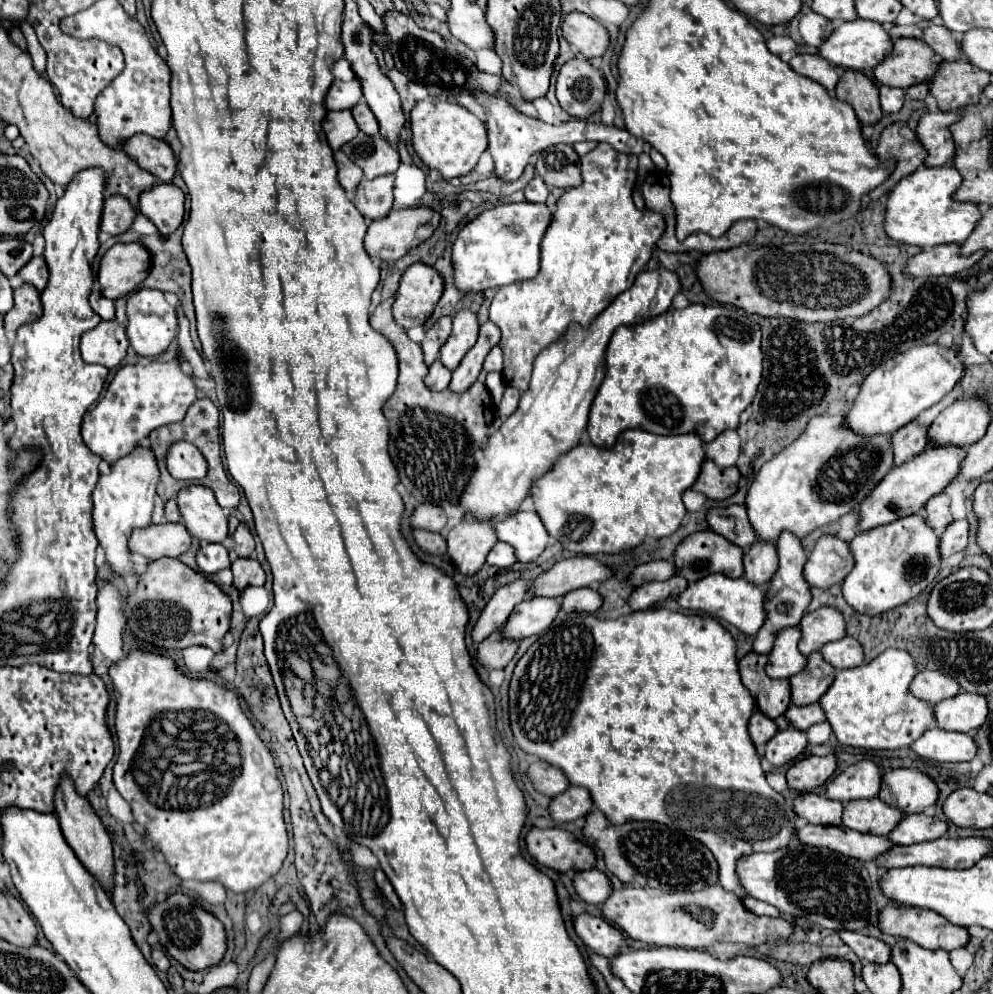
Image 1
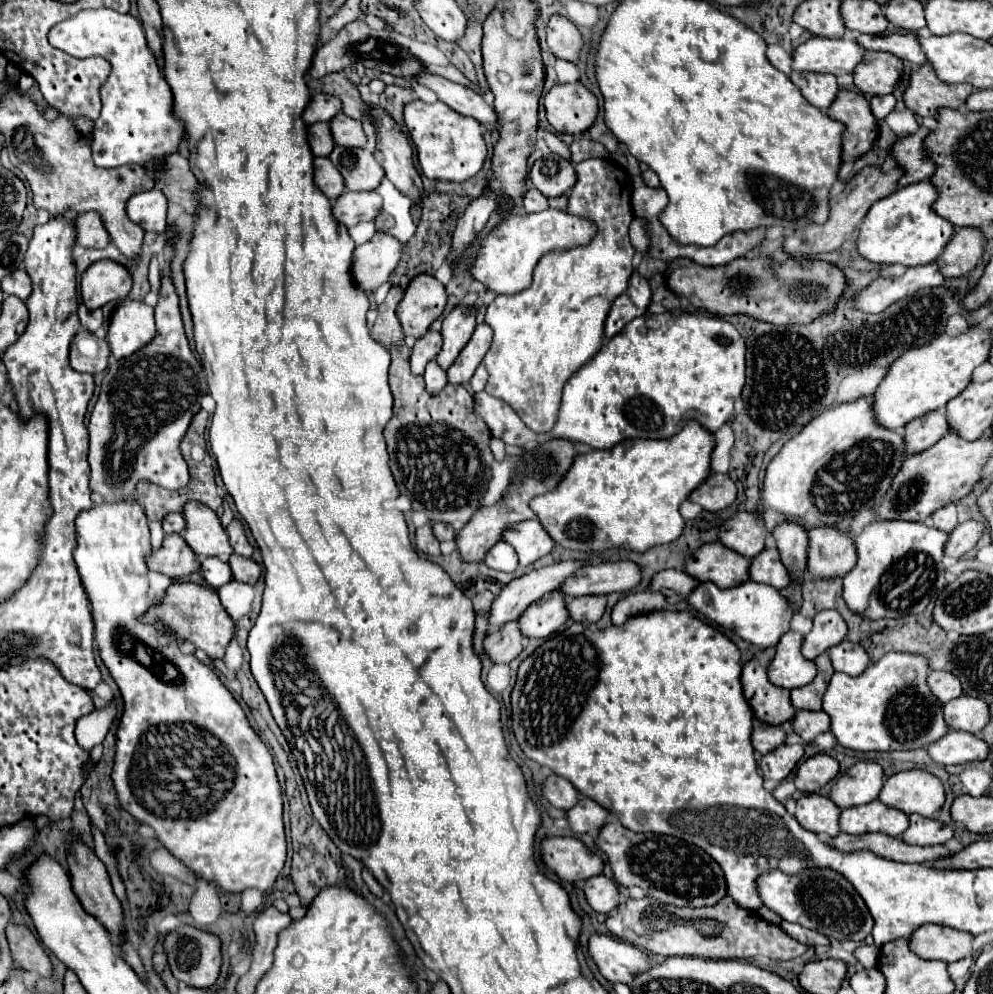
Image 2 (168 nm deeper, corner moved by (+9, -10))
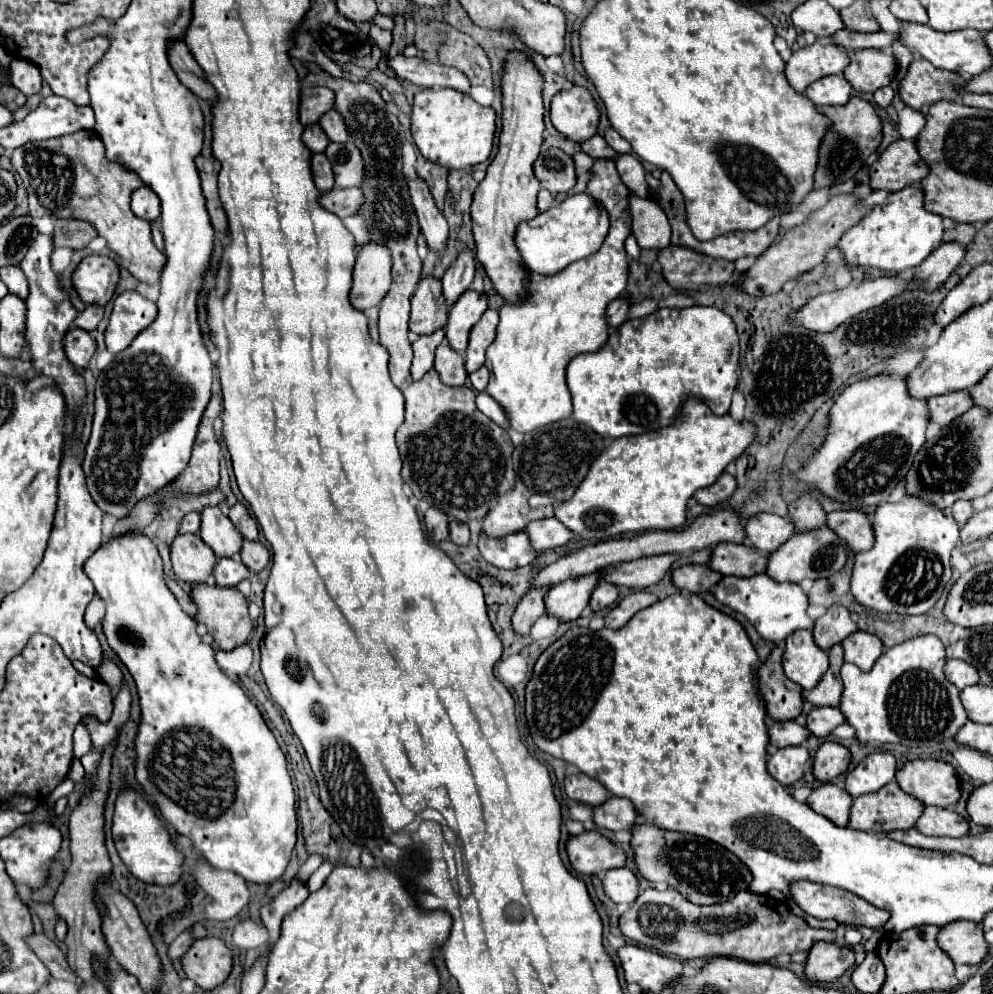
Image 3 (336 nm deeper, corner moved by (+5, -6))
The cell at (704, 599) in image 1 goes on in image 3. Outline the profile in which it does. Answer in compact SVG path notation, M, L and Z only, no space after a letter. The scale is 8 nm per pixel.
M766 573L754 577L724 577L712 593L716 599L730 609L746 615L746 619L756 627L756 631L770 641L784 641L790 633L798 629L812 629L814 621L808 617L808 597L798 583L778 583Z

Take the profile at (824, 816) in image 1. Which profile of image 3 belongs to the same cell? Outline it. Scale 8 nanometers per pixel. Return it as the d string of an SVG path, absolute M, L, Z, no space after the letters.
M824 783L818 789L812 791L812 795L806 801L816 813L828 817L838 827L848 827L850 807L852 807L852 795L834 783Z

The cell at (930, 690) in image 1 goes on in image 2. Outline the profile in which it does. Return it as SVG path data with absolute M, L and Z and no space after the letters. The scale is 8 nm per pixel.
M932 671L928 675L928 687L940 703L946 703L946 701L956 699L956 697L962 695L960 681L948 671Z

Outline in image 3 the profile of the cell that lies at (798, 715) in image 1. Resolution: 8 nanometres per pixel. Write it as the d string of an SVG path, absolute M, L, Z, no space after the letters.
M814 707L806 717L806 727L816 737L828 737L838 725L842 725L846 717L838 707Z

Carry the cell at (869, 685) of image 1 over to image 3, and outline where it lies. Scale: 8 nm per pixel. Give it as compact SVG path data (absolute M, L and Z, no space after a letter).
M920 635L900 645L894 645L892 649L880 655L872 671L868 673L860 671L852 663L844 663L840 673L844 681L840 711L846 715L846 721L856 729L856 737L862 743L868 743L868 741L900 743L906 747L916 747L916 745L930 747L930 745L954 739L954 735L962 729L968 717L960 701L960 691L942 675L944 663L946 663L944 643L936 635Z

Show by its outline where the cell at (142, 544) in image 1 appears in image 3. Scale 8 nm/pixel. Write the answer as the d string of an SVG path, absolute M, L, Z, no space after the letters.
M178 535L170 547L170 555L176 577L188 585L204 583L214 571L216 555L200 535Z

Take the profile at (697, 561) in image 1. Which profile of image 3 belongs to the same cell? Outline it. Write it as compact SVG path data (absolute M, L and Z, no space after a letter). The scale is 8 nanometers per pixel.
M720 543L712 551L710 567L722 575L734 577L752 577L758 573L766 573L768 557L760 553L752 545L736 545L736 543Z

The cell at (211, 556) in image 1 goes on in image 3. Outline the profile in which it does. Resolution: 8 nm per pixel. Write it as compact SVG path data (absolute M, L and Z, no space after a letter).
M218 559L214 577L218 587L236 587L240 581L250 577L250 569L240 559Z

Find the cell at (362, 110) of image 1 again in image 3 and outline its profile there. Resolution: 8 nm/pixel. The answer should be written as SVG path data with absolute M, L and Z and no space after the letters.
M326 111L320 119L318 119L318 125L322 127L322 131L328 135L330 141L334 143L344 143L348 139L348 131L346 131L346 125L340 117L338 111Z

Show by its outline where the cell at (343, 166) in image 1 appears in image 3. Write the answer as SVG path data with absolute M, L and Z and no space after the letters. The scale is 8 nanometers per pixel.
M324 153L312 155L310 167L312 167L312 177L314 177L314 183L316 183L318 191L320 193L330 191L334 187L334 171L332 171L330 161L326 159L326 155Z

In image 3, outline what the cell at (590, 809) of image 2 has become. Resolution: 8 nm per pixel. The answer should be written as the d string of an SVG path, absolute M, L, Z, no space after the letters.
M610 797L606 803L596 807L594 823L610 831L630 831L634 823L638 823L638 817L640 815L634 803L630 803L630 799Z

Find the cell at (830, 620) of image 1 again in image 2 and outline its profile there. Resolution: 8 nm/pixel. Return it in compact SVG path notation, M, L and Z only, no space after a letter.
M820 611L814 617L812 631L804 635L802 655L806 659L816 659L820 653L838 645L846 637L846 623L838 611Z

